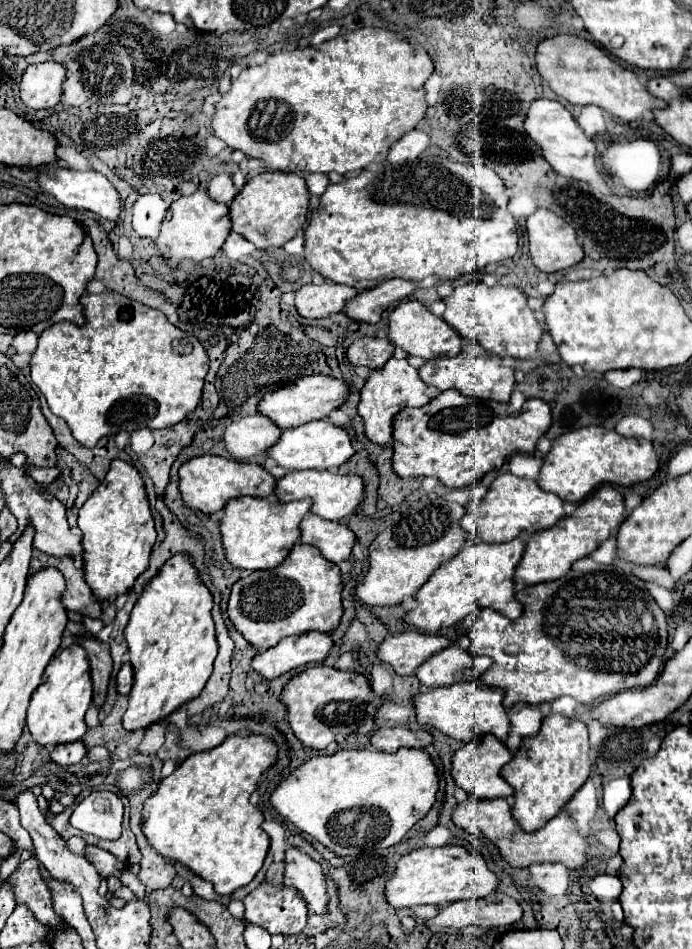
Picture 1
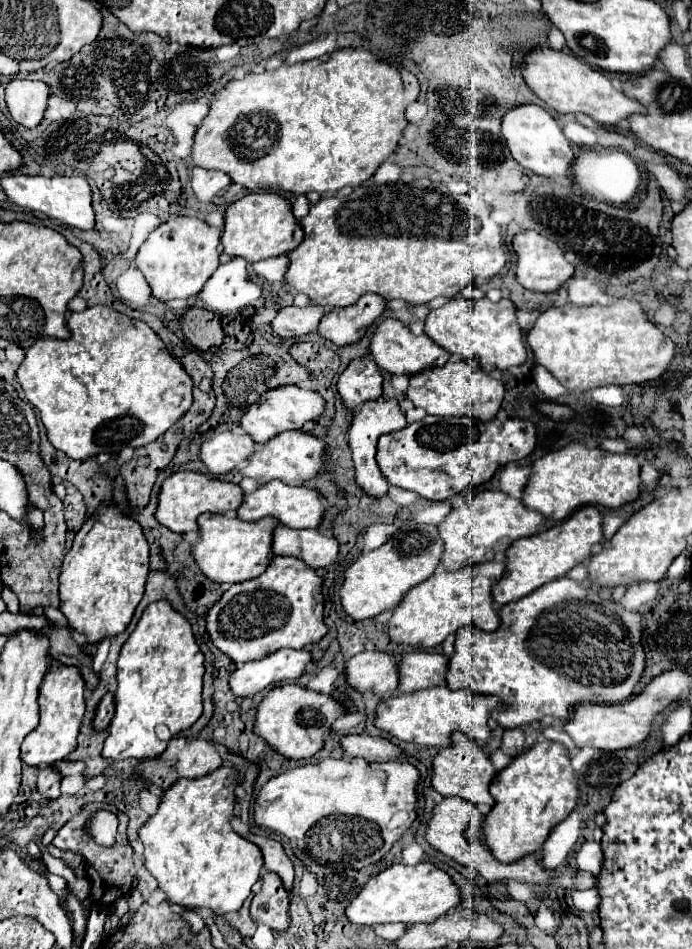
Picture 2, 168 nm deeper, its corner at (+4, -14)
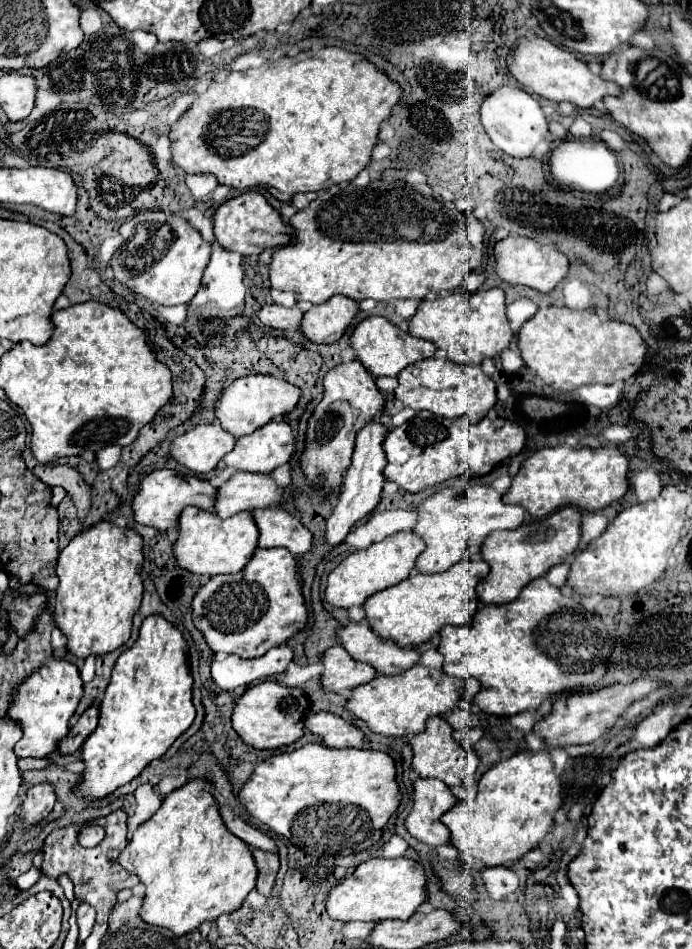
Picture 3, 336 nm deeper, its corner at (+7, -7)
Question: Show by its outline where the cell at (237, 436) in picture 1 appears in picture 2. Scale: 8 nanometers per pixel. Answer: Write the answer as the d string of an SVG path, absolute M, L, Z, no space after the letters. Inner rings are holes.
M239 430L221 432L205 440L199 448L199 458L215 478L227 474L245 462L255 450L255 442Z

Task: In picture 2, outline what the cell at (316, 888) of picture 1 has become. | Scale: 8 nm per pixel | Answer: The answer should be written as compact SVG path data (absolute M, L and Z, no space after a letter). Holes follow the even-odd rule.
M247 834L247 840L251 840L253 844L259 846L259 850L263 852L263 860L265 860L265 868L271 872L277 872L283 880L283 886L291 892L293 888L293 864L287 858L283 846L267 836L255 836L255 834Z

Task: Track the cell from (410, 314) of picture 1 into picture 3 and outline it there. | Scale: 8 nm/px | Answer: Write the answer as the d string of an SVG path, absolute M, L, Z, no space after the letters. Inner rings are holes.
M372 315L372 317L360 321L356 325L350 341L352 341L352 347L356 349L358 361L362 361L362 365L366 365L374 377L382 377L382 375L396 377L404 367L430 359L436 353L436 345L432 341L418 339L418 337L398 329L382 315Z

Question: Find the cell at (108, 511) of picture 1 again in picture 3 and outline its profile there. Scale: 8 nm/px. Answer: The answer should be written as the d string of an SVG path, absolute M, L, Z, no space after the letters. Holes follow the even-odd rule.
M100 521L78 533L58 555L60 579L54 601L56 627L68 637L68 651L80 659L104 655L130 639L132 615L142 601L142 553L144 541L130 527Z

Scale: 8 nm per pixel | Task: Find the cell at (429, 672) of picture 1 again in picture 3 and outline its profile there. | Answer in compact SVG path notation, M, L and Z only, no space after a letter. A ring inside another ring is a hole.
M350 623L340 627L342 647L356 659L370 663L378 673L400 675L420 663L420 653L412 647L398 647L390 639L378 637L368 623Z

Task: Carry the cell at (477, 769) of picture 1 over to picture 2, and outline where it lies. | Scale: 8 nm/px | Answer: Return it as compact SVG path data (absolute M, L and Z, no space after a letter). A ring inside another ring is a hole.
M463 732L451 734L451 746L441 748L437 756L433 758L433 778L431 786L441 796L461 796L469 800L473 806L493 806L493 798L489 794L489 784L495 776L495 768L489 760L489 756Z

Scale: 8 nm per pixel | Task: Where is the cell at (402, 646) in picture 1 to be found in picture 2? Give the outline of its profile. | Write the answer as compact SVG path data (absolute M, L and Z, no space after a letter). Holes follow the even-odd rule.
M365 650L345 664L345 682L359 692L371 690L383 696L397 690L397 678L397 658L393 654Z

